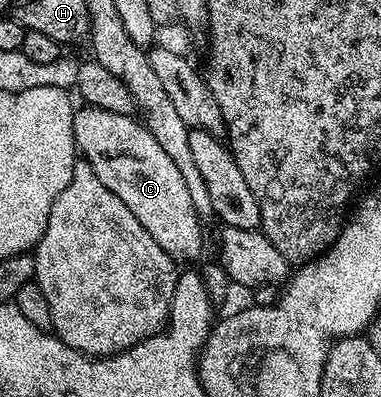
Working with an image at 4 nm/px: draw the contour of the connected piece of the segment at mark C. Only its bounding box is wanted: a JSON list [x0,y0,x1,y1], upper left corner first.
[74,105,204,261]

